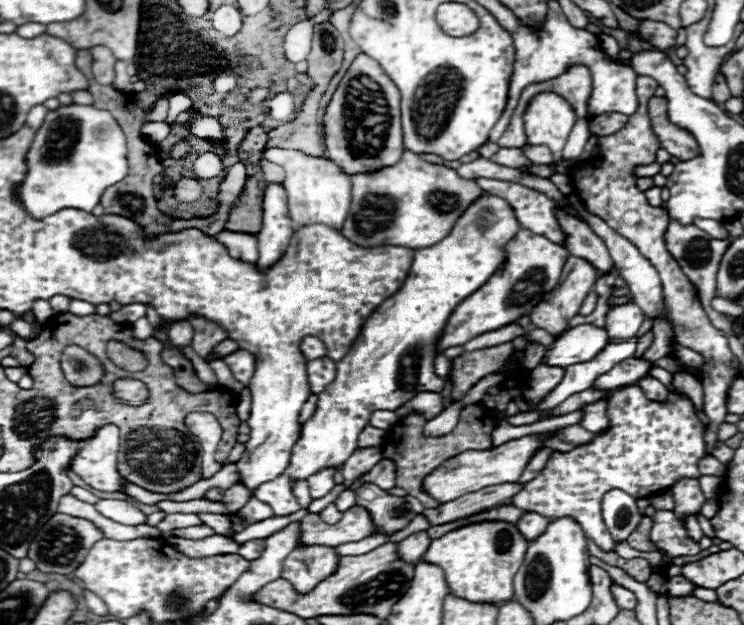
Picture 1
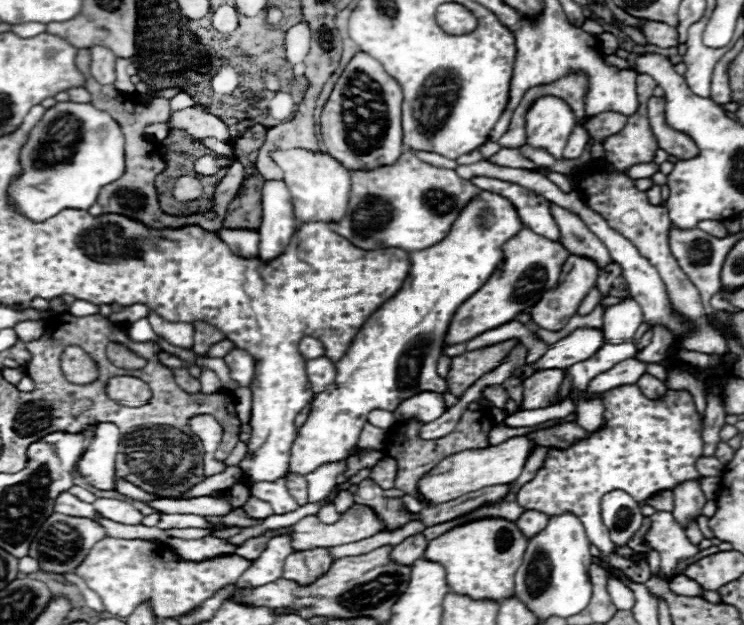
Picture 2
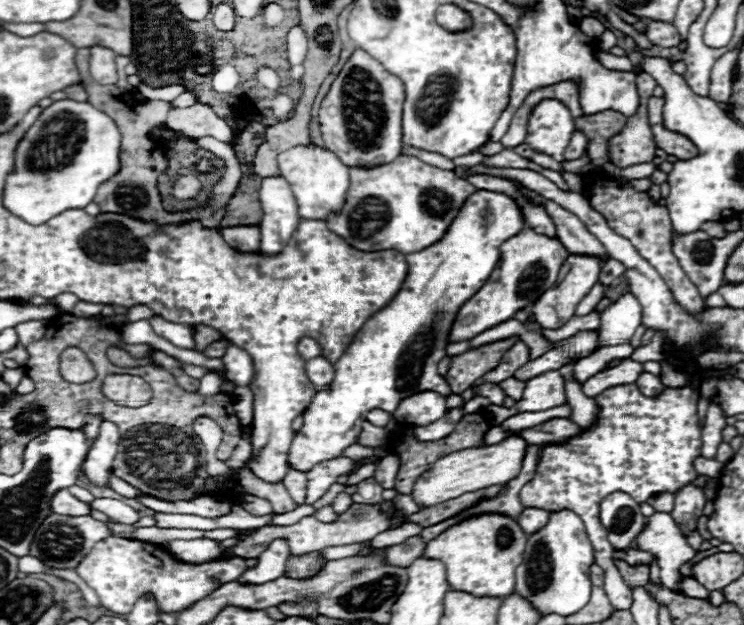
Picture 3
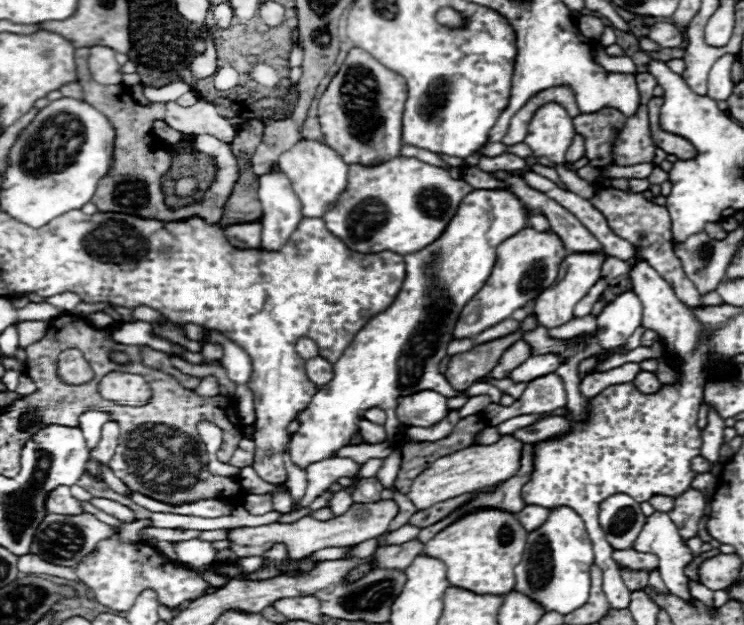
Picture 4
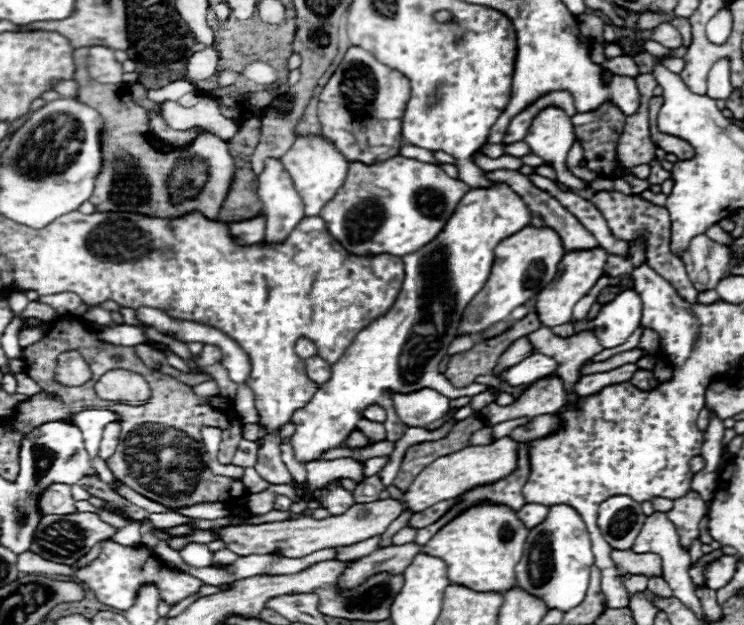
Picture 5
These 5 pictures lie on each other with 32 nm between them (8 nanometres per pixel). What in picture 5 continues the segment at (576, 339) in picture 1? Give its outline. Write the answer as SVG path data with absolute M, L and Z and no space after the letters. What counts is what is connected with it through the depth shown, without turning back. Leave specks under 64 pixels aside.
M532 354L526 360L522 360L520 364L508 368L502 374L502 380L510 382L512 386L530 384L530 382L534 382L534 380L538 380L542 376L552 374L556 368L558 368L558 362L554 358L544 356L544 354Z

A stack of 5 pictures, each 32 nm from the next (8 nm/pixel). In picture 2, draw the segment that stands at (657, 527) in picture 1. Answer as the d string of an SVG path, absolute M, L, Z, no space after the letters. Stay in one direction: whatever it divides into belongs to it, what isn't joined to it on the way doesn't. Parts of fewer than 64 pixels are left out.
M656 512L654 516L650 516L650 520L652 526L648 530L646 542L652 550L660 552L662 578L668 580L672 568L676 568L676 562L680 558L690 558L698 554L700 548L688 540L686 530L676 522L672 512Z

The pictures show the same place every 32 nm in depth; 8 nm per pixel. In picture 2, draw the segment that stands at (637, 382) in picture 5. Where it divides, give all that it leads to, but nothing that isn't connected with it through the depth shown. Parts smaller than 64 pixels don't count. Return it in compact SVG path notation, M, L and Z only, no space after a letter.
M644 374L644 376L638 380L638 386L640 386L640 390L644 392L644 396L648 396L648 398L660 398L660 396L664 396L664 392L668 390L664 382L660 382L658 378L654 378L654 376L650 376L650 374Z

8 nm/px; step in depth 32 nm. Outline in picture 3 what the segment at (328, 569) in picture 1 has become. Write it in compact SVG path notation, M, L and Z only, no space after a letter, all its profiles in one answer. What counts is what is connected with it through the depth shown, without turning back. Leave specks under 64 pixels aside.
M308 552L308 556L288 556L286 560L286 576L294 580L308 580L324 568L328 560L320 552Z

